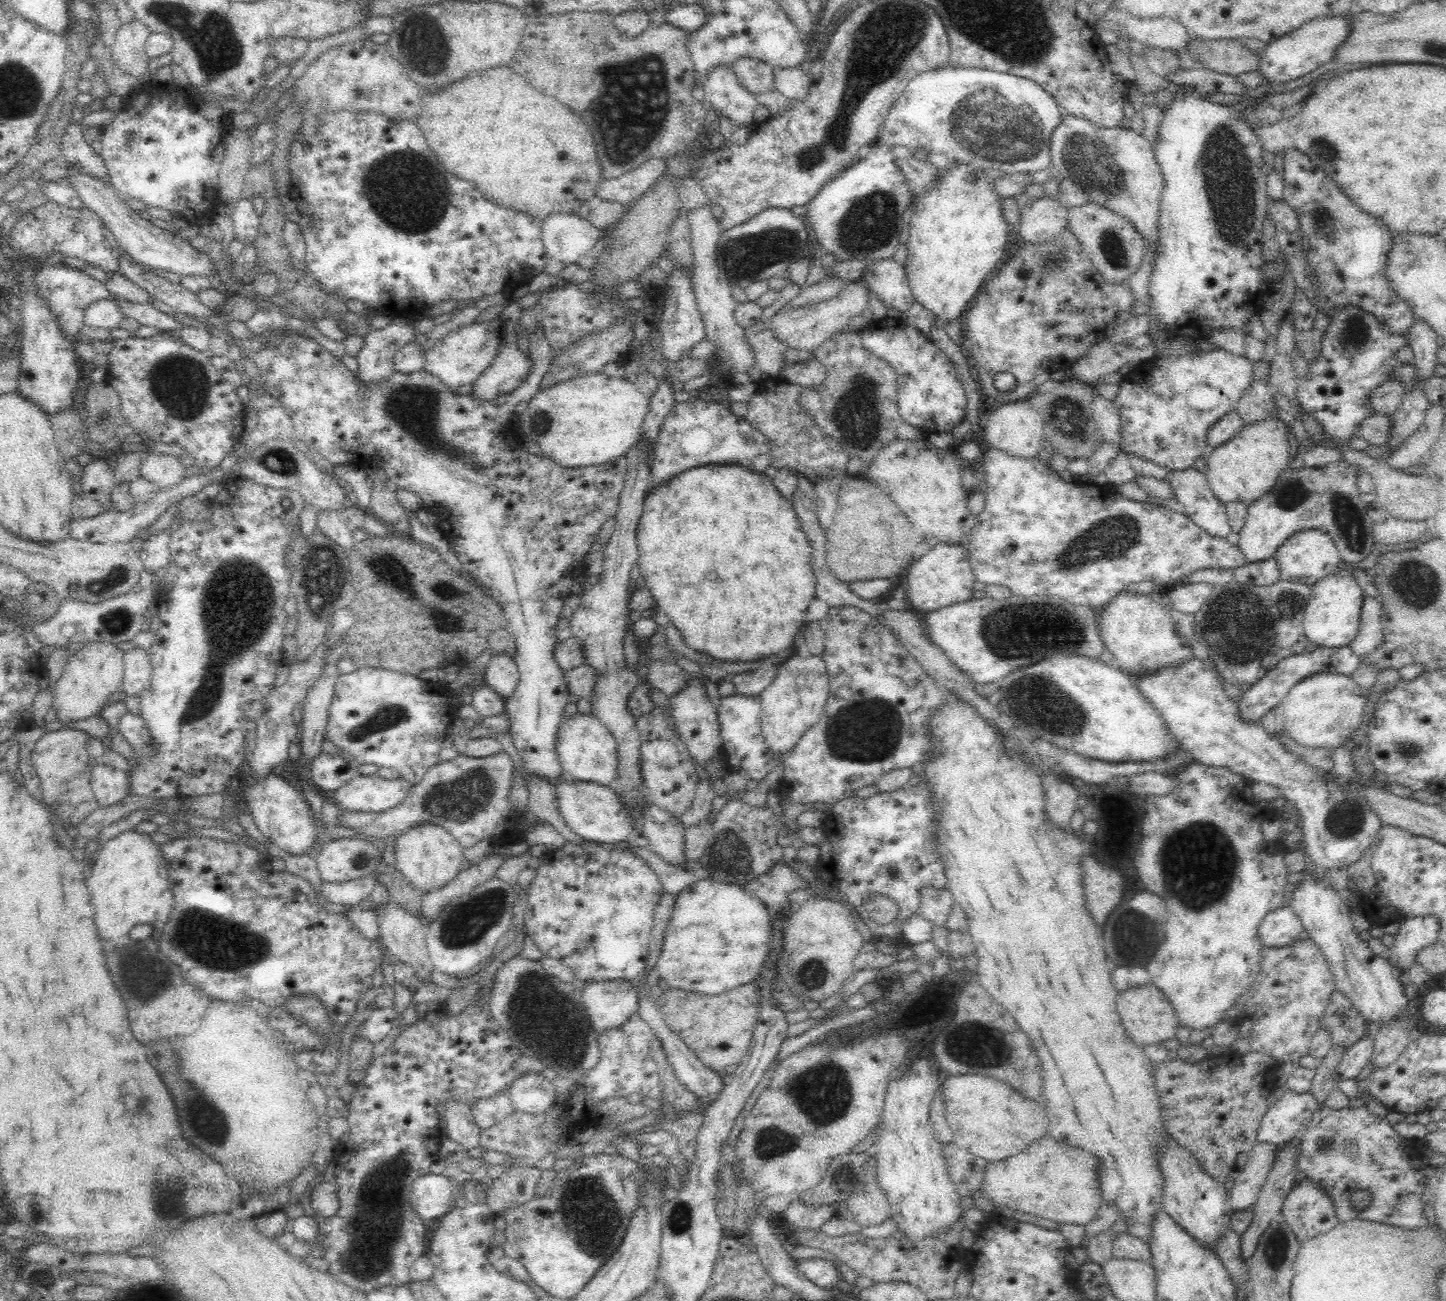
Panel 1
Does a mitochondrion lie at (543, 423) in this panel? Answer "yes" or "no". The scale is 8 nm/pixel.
yes

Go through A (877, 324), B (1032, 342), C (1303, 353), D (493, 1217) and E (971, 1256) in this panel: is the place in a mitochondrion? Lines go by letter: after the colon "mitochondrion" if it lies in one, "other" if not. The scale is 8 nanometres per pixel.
A: other
B: other
C: other
D: other
E: other

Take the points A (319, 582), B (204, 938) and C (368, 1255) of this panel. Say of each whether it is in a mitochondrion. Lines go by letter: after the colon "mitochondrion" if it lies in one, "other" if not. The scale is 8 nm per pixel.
A: mitochondrion
B: mitochondrion
C: mitochondrion

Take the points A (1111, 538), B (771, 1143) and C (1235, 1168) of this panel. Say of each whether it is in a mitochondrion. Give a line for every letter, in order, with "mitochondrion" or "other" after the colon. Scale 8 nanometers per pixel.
A: mitochondrion
B: mitochondrion
C: other

